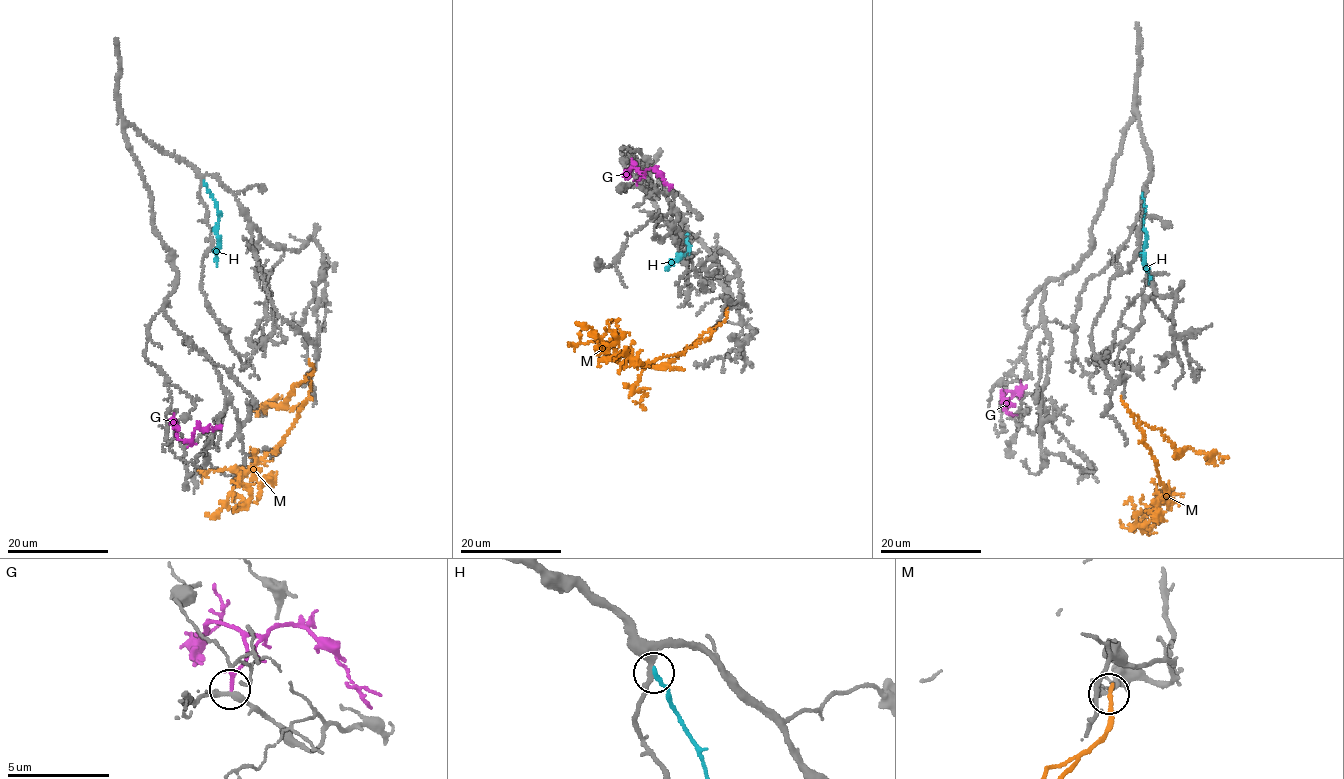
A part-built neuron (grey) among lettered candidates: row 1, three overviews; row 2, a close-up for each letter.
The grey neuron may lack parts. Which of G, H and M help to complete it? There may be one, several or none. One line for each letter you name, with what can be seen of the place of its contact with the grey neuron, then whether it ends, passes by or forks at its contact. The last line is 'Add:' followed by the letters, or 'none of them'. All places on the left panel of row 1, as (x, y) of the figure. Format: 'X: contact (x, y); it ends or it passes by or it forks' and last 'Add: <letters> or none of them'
Add: none of them

